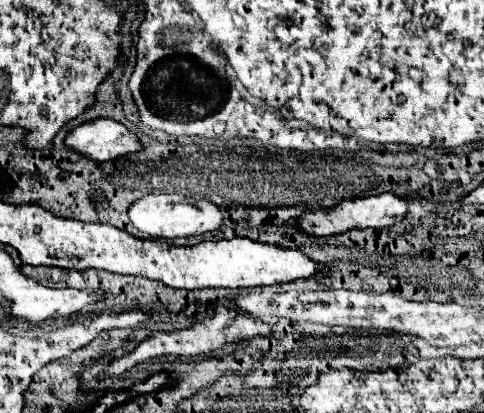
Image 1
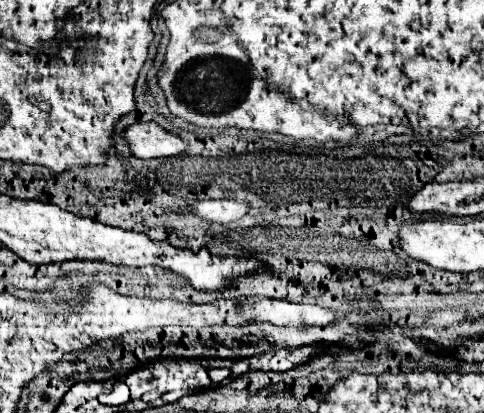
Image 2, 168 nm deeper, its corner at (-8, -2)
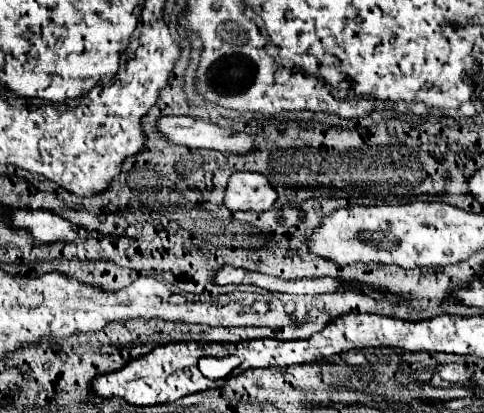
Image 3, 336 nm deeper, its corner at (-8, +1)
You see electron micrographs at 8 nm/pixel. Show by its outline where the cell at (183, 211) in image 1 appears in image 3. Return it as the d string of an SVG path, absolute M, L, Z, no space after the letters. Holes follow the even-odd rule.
M236 171L232 173L224 205L230 211L268 211L278 199L270 181L256 171Z

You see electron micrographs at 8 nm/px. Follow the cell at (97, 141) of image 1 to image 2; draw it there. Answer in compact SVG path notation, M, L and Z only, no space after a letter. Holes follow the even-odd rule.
M138 122L124 130L124 140L132 156L150 160L162 156L176 156L186 148L178 136L162 130L156 122Z

